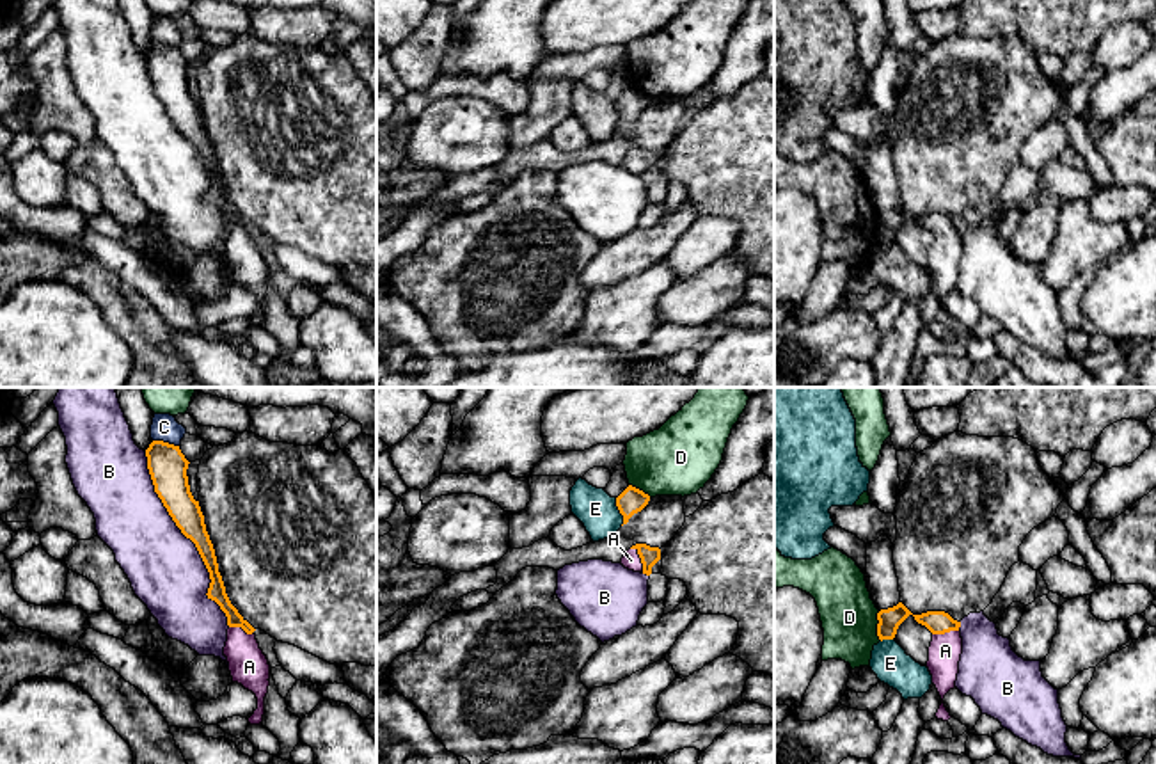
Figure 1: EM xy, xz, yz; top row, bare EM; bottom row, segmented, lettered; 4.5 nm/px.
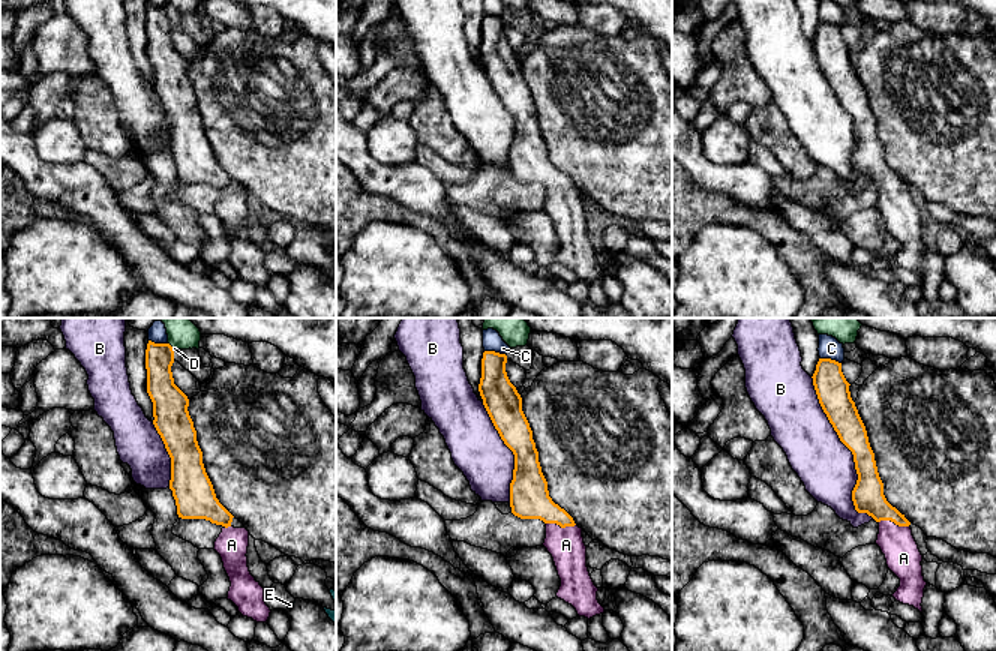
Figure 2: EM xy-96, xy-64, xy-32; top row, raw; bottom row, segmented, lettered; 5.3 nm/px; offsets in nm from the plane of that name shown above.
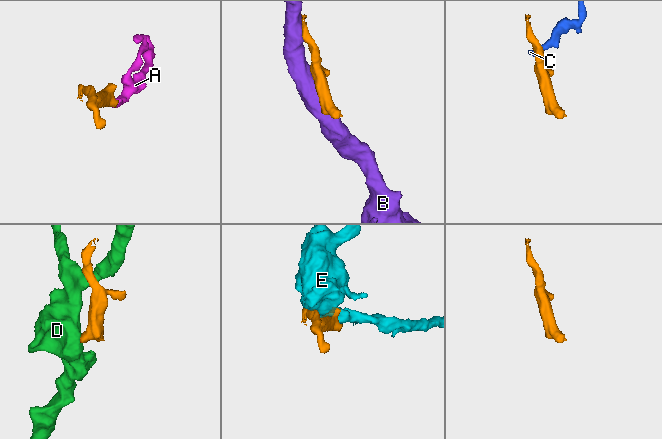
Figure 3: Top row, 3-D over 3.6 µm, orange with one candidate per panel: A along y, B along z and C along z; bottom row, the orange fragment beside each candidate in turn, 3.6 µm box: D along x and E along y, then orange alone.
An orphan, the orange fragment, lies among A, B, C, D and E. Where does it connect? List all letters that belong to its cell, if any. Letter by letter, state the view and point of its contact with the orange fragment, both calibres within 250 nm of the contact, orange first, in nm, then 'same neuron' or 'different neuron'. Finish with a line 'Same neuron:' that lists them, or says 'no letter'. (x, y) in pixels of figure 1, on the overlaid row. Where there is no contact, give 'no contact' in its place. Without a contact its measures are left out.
A: xz (641, 560) | 80/90 nm | same neuron
B: xy (189, 537) | 150/340 nm | different neuron
C: xy (166, 443) | 180/120 nm | different neuron
D: yz (878, 626) | 100/260 nm | different neuron
E: xz (620, 512) | 120/180 nm | different neuron
Same neuron: A

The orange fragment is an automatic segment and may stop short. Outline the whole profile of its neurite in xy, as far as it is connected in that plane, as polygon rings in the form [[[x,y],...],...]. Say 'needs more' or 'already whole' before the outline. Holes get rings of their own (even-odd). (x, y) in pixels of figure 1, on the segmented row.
needs more; [[[153,441],[146,450],[146,457],[154,492],[181,533],[195,544],[210,572],[211,583],[206,595],[215,601],[227,617],[229,629],[224,656],[227,657],[233,682],[241,684],[256,695],[257,709],[249,718],[249,723],[261,725],[265,696],[270,686],[270,665],[259,649],[254,634],[256,629],[238,613],[226,593],[215,549],[206,531],[204,515],[199,501],[195,501],[190,492],[186,476],[190,462],[179,446],[163,441]]]

